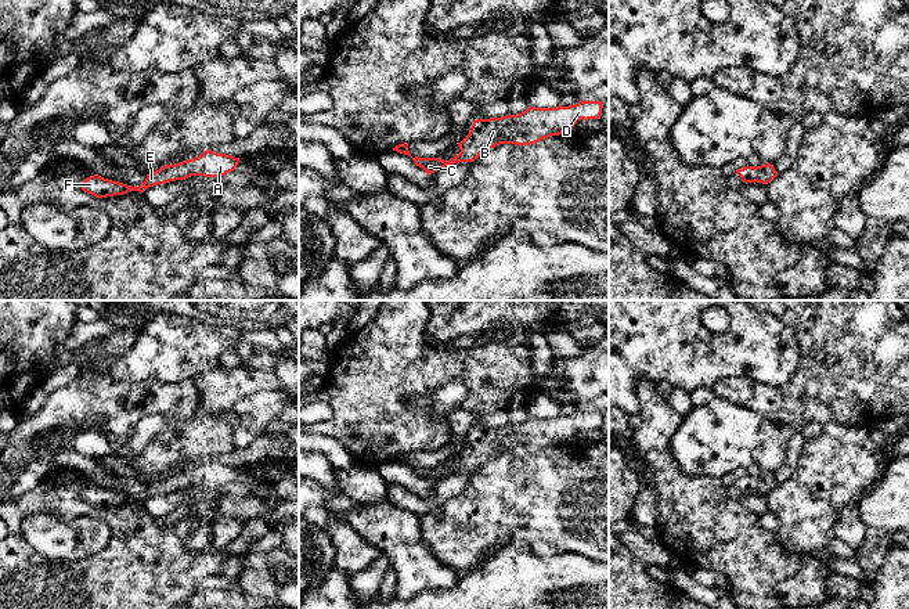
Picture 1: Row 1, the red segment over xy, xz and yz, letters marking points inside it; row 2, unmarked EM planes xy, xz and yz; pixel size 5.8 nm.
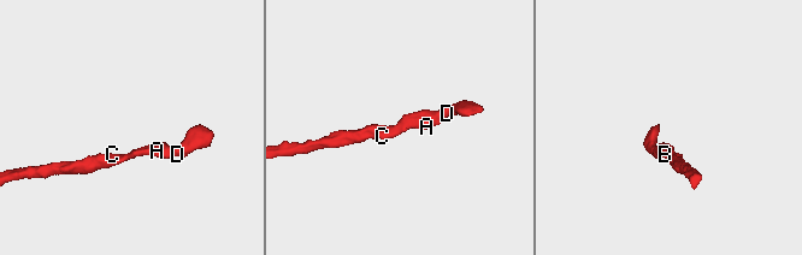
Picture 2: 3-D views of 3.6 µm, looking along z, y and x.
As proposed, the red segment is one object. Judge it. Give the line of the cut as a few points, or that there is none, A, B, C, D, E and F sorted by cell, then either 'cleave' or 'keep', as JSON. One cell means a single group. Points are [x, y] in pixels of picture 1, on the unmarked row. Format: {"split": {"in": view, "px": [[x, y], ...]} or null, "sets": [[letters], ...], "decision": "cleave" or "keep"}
{"split": null, "sets": [["A", "B", "C", "D", "E", "F"]], "decision": "keep"}

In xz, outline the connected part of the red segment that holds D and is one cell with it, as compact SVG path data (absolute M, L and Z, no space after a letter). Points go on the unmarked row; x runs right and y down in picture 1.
M580 411L578 414L556 418L530 417L517 425L477 429L469 444L457 453L461 462L450 471L439 468L412 468L414 473L432 484L446 476L459 472L473 472L484 460L499 454L530 455L544 448L570 442L584 429L600 429L602 411Z

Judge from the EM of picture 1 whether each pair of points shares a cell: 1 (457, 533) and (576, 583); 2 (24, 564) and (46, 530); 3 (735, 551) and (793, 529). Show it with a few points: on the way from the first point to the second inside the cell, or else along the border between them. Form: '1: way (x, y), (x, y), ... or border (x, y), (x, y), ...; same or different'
1: border (529, 546), (519, 543), (504, 544), (471, 569); different
2: border (21, 521), (21, 534), (32, 548), (64, 561); different
3: border (776, 533), (781, 544), (787, 551), (805, 552); different

